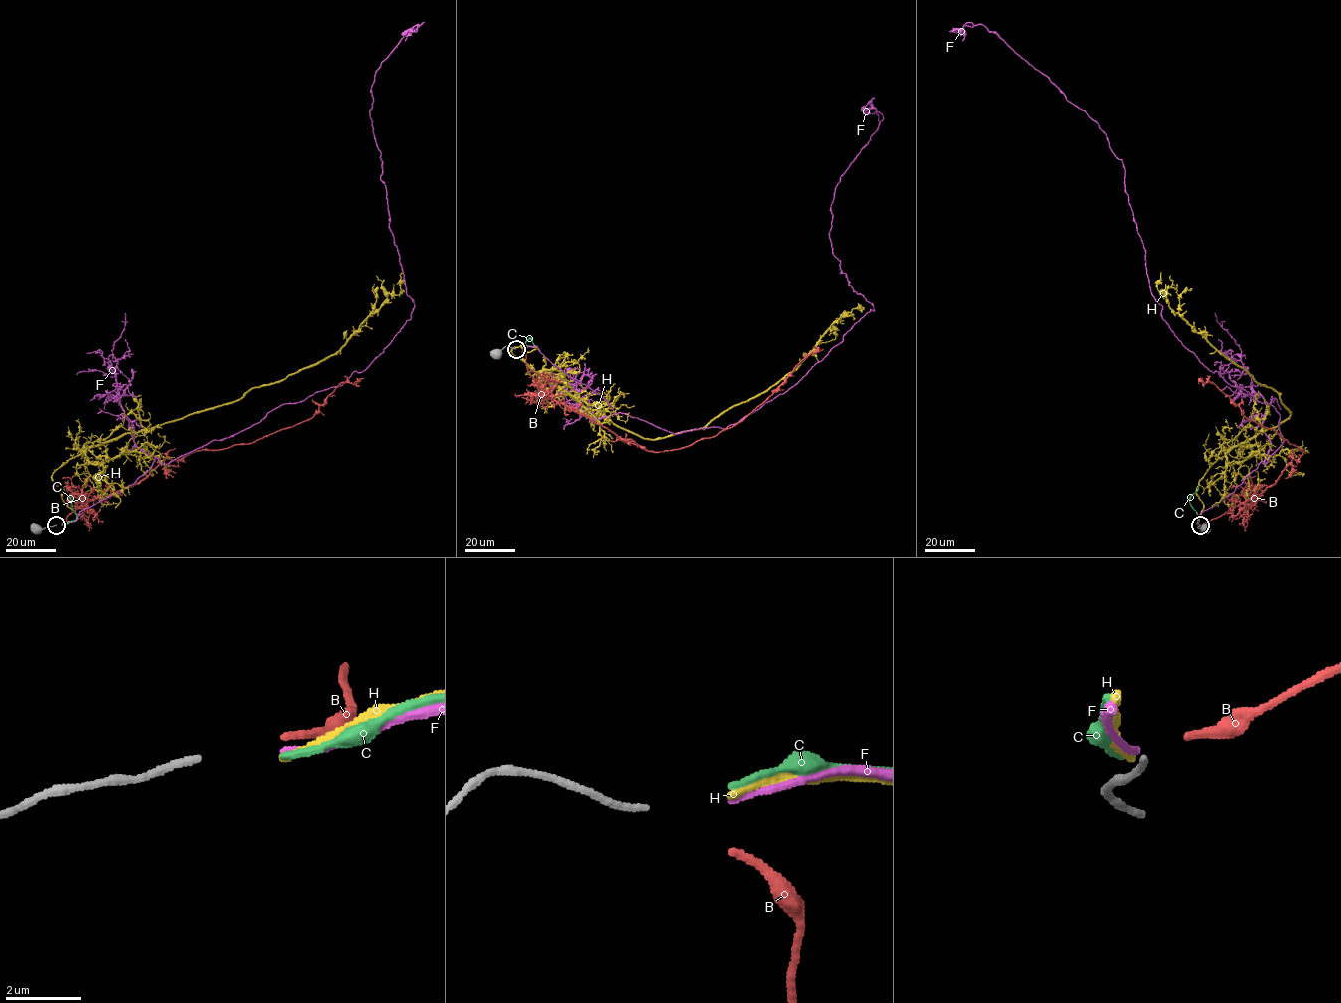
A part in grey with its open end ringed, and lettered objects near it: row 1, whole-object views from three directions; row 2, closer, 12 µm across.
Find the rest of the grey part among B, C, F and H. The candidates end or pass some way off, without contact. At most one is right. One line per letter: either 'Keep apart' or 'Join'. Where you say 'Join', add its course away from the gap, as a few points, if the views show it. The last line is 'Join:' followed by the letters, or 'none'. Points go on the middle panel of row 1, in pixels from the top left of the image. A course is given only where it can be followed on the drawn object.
B: Keep apart
C: Keep apart
F: Keep apart
H: Keep apart
Join: none

